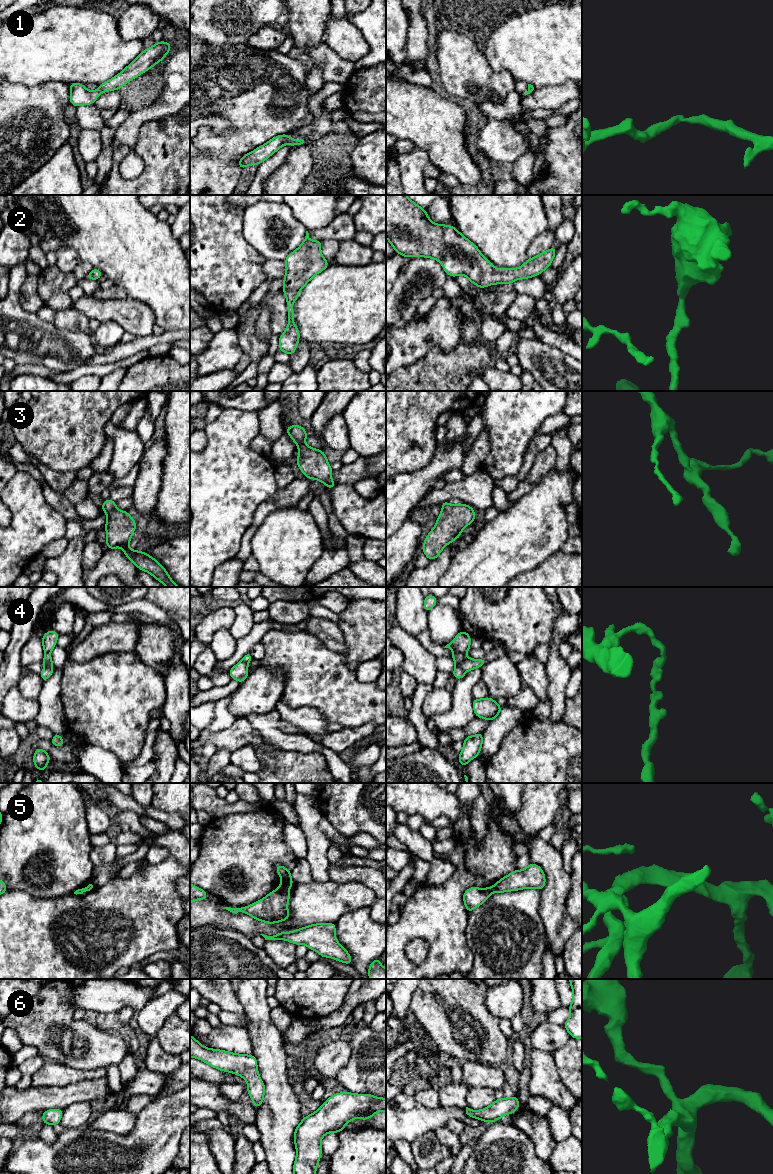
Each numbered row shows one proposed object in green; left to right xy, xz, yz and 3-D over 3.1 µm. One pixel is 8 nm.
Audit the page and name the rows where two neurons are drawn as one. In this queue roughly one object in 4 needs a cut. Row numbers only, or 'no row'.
4, 5

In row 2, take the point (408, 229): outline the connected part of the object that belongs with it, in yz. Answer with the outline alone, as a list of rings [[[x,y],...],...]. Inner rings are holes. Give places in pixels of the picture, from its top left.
[[[386,195],[386,238],[396,253],[404,257],[428,257],[439,261],[444,271],[452,277],[465,275],[479,288],[493,284],[511,284],[517,279],[539,275],[548,268],[555,256],[556,246],[526,260],[516,268],[497,269],[479,251],[477,246],[451,225],[435,224],[429,220],[426,209],[410,200],[406,195]]]

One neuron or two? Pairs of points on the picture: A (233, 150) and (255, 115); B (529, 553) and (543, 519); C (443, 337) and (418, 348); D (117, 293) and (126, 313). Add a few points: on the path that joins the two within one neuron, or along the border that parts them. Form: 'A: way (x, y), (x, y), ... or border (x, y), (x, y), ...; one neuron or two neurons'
A: way (237, 141), (252, 124); one neuron
B: way (529, 545), (529, 533), (535, 527); one neuron
C: way (436, 333), (428, 333), (420, 341); one neuron
D: border (96, 297), (127, 298); two neurons

